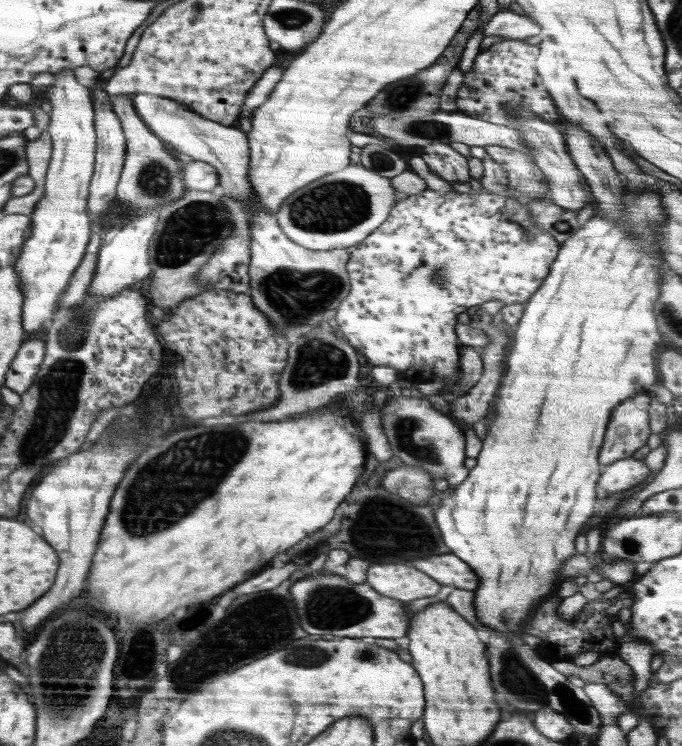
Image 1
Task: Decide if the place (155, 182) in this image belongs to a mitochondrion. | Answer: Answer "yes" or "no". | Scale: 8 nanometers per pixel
yes

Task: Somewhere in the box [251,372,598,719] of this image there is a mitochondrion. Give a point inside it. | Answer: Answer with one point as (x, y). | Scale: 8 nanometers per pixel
(334, 606)

